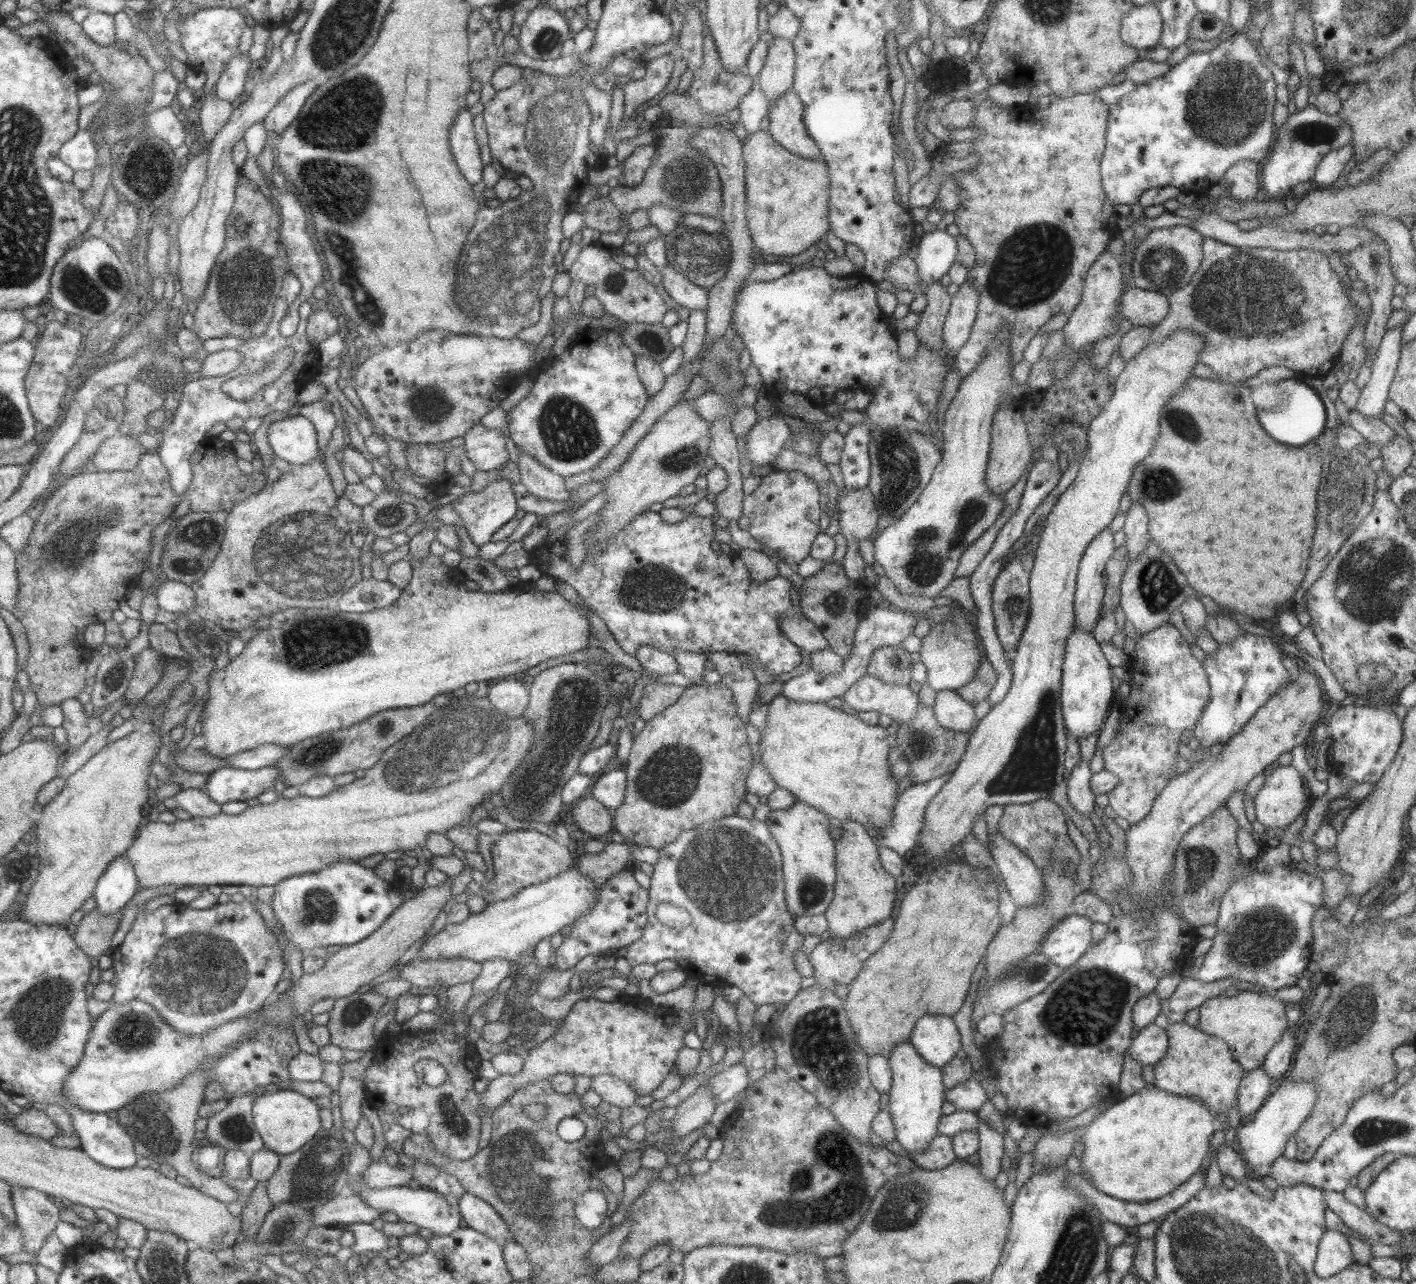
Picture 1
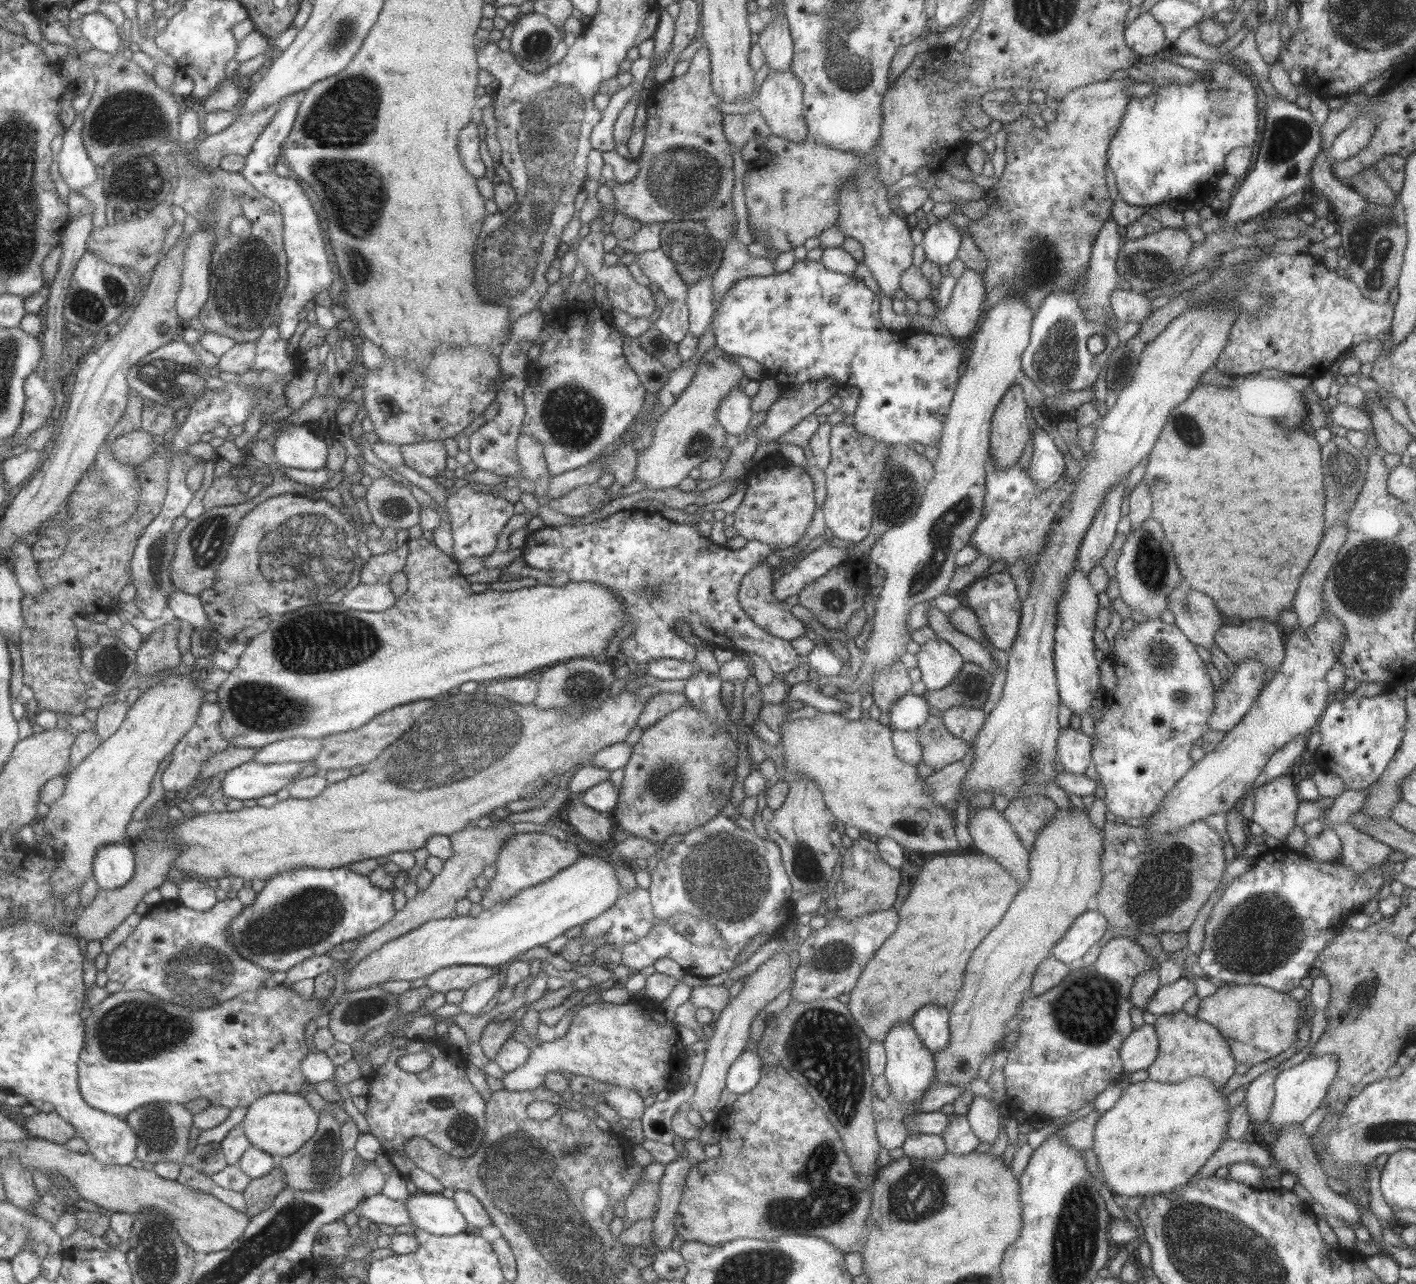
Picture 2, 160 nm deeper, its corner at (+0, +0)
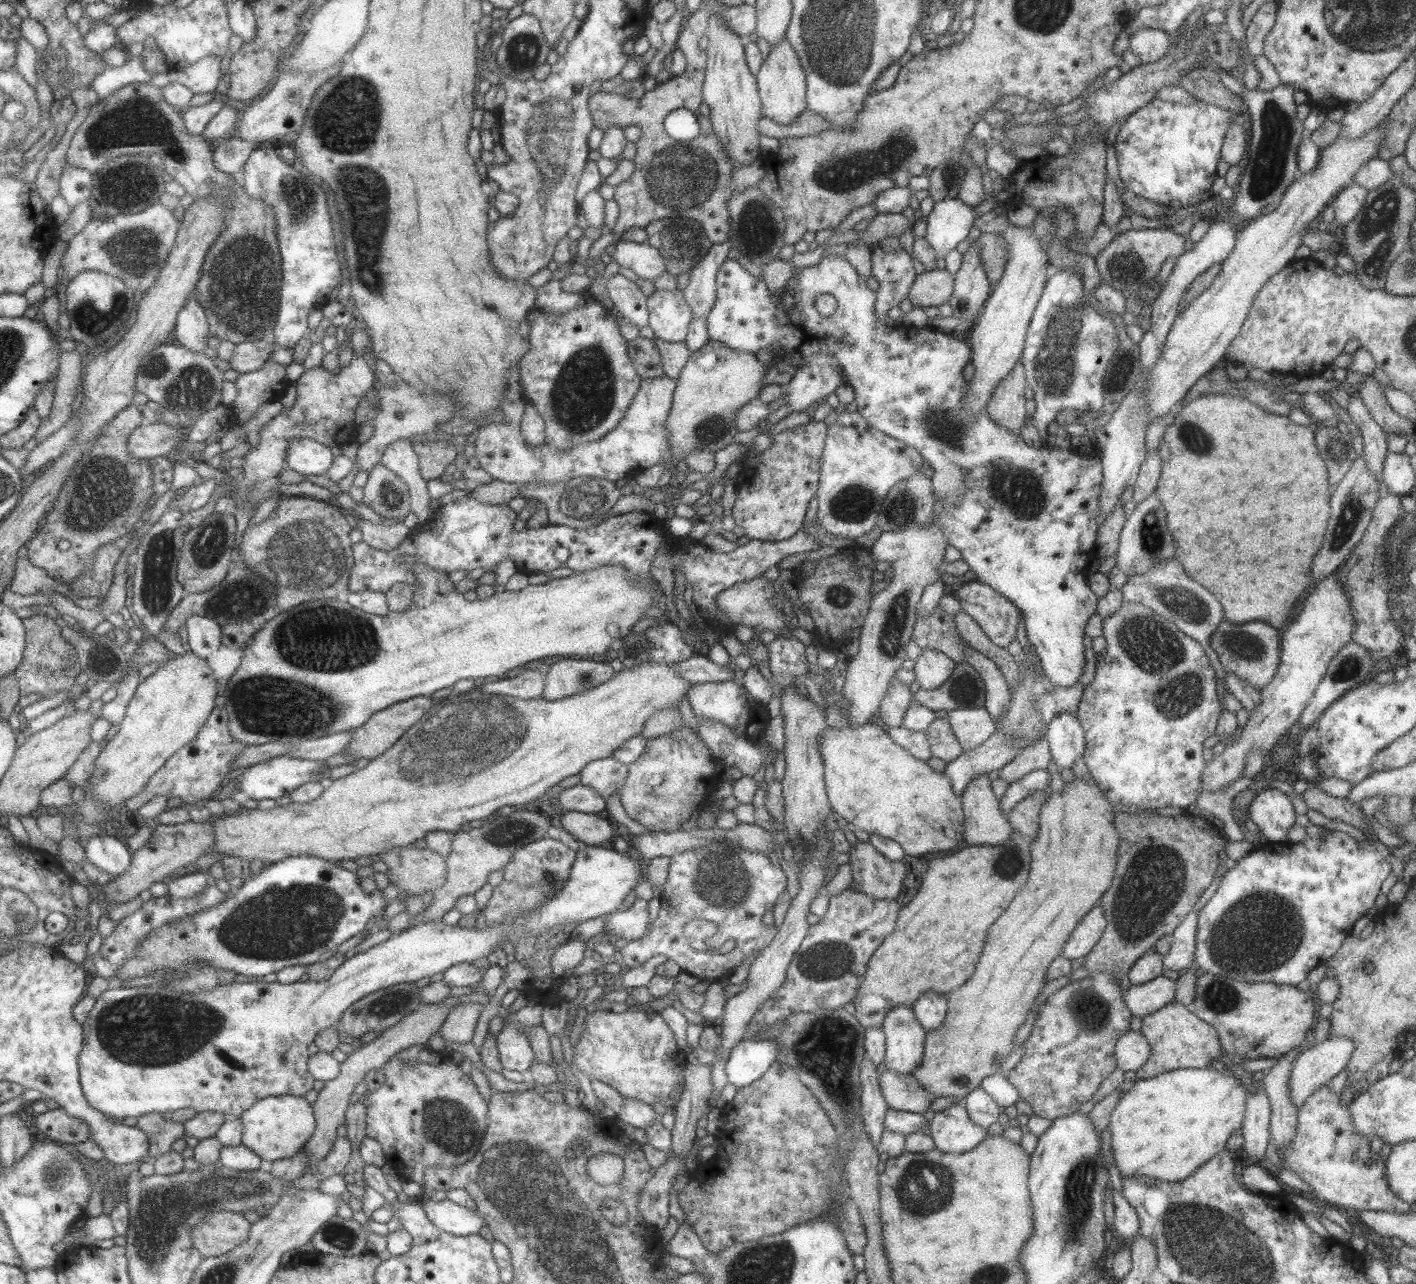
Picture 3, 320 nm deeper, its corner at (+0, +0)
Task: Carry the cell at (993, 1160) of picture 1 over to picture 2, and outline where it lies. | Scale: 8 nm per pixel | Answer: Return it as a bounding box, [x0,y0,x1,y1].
[965,1095,999,1144]

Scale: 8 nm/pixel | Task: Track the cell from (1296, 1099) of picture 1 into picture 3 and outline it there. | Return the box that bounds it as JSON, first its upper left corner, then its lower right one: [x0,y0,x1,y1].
[1288,1036,1353,1108]

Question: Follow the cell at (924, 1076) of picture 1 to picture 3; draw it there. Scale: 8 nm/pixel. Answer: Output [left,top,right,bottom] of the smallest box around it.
[882,1006,926,1075]

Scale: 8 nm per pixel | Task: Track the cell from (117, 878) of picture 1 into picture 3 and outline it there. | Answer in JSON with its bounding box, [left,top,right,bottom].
[85,833,135,879]

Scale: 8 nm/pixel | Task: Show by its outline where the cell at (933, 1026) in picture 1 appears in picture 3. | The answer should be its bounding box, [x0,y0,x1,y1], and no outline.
[910,990,947,1032]

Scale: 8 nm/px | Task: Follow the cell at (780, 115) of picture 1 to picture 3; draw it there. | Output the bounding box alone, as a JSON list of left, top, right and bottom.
[754,35,806,124]

